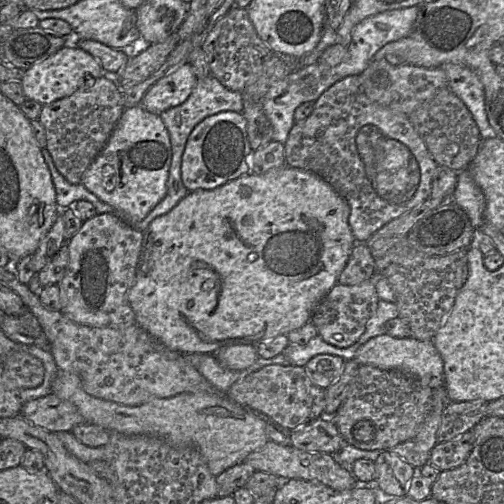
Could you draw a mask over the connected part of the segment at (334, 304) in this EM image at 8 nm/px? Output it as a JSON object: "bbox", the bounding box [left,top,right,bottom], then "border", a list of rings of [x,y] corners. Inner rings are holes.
{"bbox":[310,279,379,348],"border":[[[372,279],[358,285],[336,283],[316,306],[310,321],[325,342],[338,348],[346,348],[362,336],[368,320],[376,312],[378,301],[379,297]]]}

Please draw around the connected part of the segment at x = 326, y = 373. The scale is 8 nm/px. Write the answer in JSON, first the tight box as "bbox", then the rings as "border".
{"bbox":[305,354,346,389],"border":[[[318,354],[311,358],[305,365],[305,370],[311,381],[326,389],[341,376],[346,361],[332,354]]]}

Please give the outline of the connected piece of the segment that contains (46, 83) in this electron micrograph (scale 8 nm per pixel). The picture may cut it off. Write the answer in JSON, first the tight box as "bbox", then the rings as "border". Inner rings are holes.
{"bbox":[20,43,107,106],"border":[[[70,43],[26,70],[20,82],[25,97],[44,106],[72,95],[88,80],[94,80],[104,75],[107,73],[95,57]]]}

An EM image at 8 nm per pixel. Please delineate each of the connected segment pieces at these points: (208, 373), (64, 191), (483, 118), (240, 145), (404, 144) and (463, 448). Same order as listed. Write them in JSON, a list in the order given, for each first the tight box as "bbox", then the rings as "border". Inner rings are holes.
[{"bbox":[198,353,290,392],"border":[[[281,353],[272,358],[258,357],[250,367],[245,370],[237,371],[222,365],[215,355],[198,354],[198,371],[220,392],[227,392],[236,381],[271,364],[289,365],[290,362],[286,356]]]},{"bbox":[42,148,120,215],"border":[[[47,148],[42,149],[42,154],[49,167],[56,191],[56,202],[61,210],[73,207],[78,201],[86,200],[96,207],[99,214],[116,213],[120,215],[112,206],[99,199],[92,192],[88,191],[82,184],[69,183],[55,167]]]},{"bbox":[440,63,496,139],"border":[[[452,63],[440,66],[447,76],[448,88],[467,106],[471,112],[482,139],[496,137],[488,122],[485,109],[485,91],[478,75],[471,69]]]},{"bbox":[181,111,253,192],"border":[[[223,111],[198,123],[190,133],[182,156],[181,179],[189,192],[213,190],[251,172],[253,150],[242,113]]]},{"bbox":[284,75,437,242],"border":[[[360,75],[347,76],[331,87],[329,87],[315,102],[311,114],[298,122],[295,122],[284,143],[285,164],[287,166],[310,171],[325,182],[327,182],[341,197],[343,197],[350,207],[349,226],[357,242],[367,242],[367,240],[381,227],[391,220],[400,217],[402,214],[418,207],[430,197],[431,185],[437,163],[428,151],[424,141],[414,129],[407,115],[394,112],[391,109],[372,101],[366,94],[363,80]]]},{"bbox":[429,430,473,471],"border":[[[473,430],[447,442],[437,443],[430,452],[429,463],[440,471],[457,468],[464,464],[473,450]]]}]

